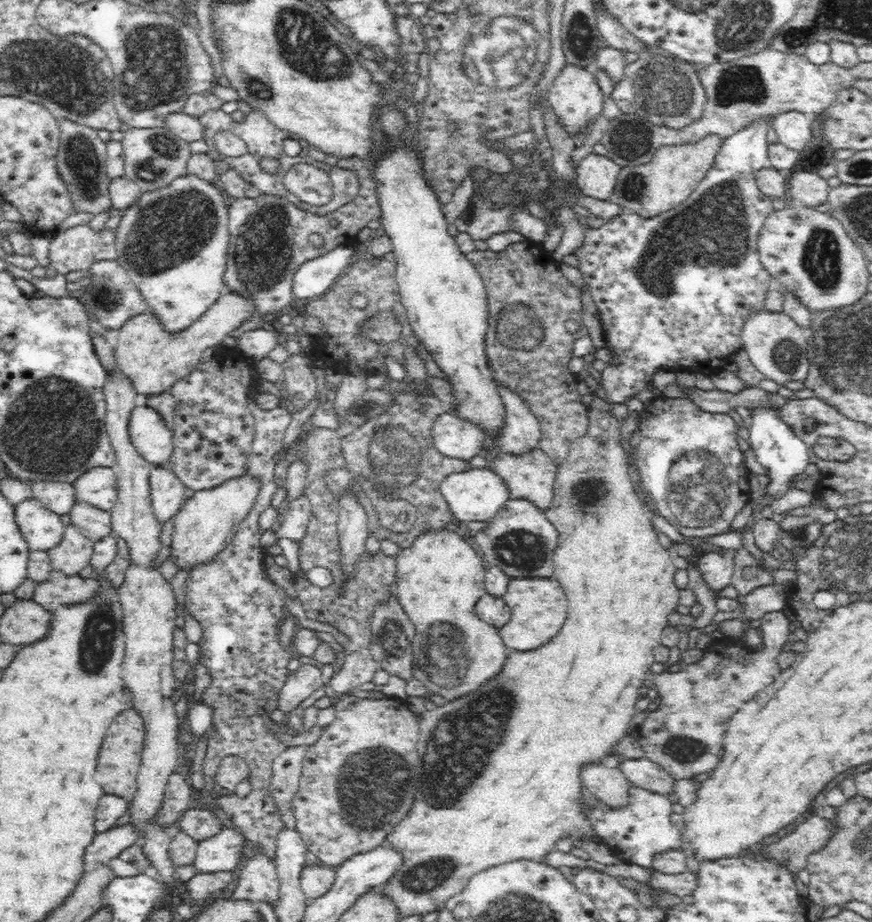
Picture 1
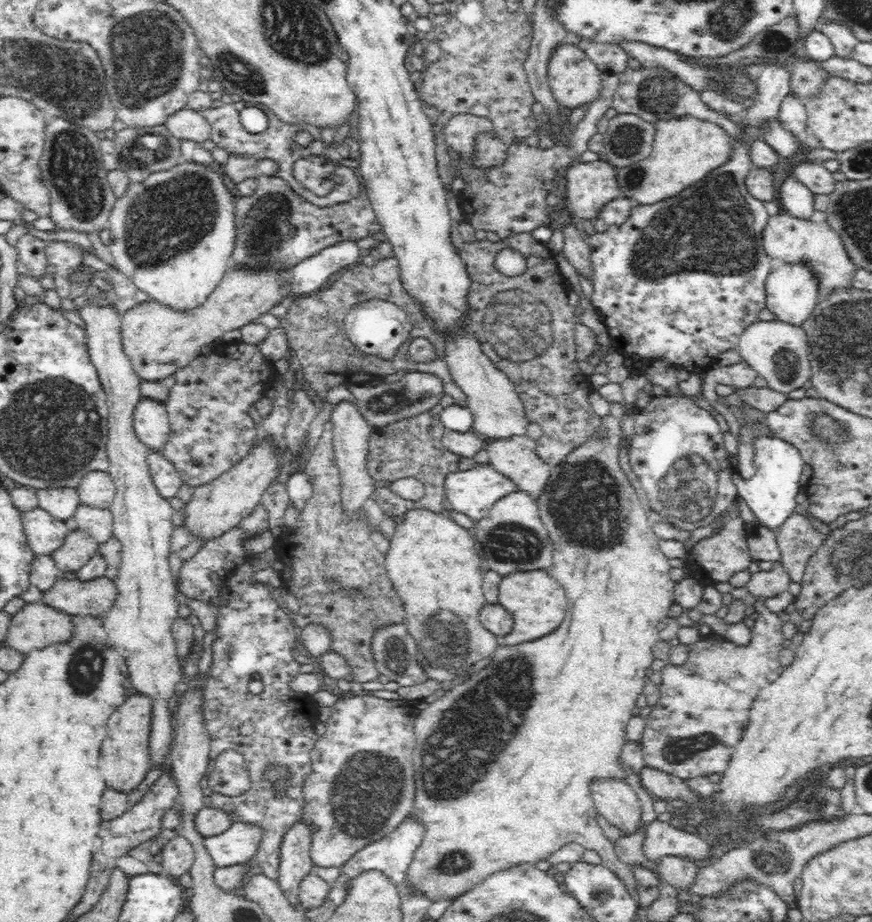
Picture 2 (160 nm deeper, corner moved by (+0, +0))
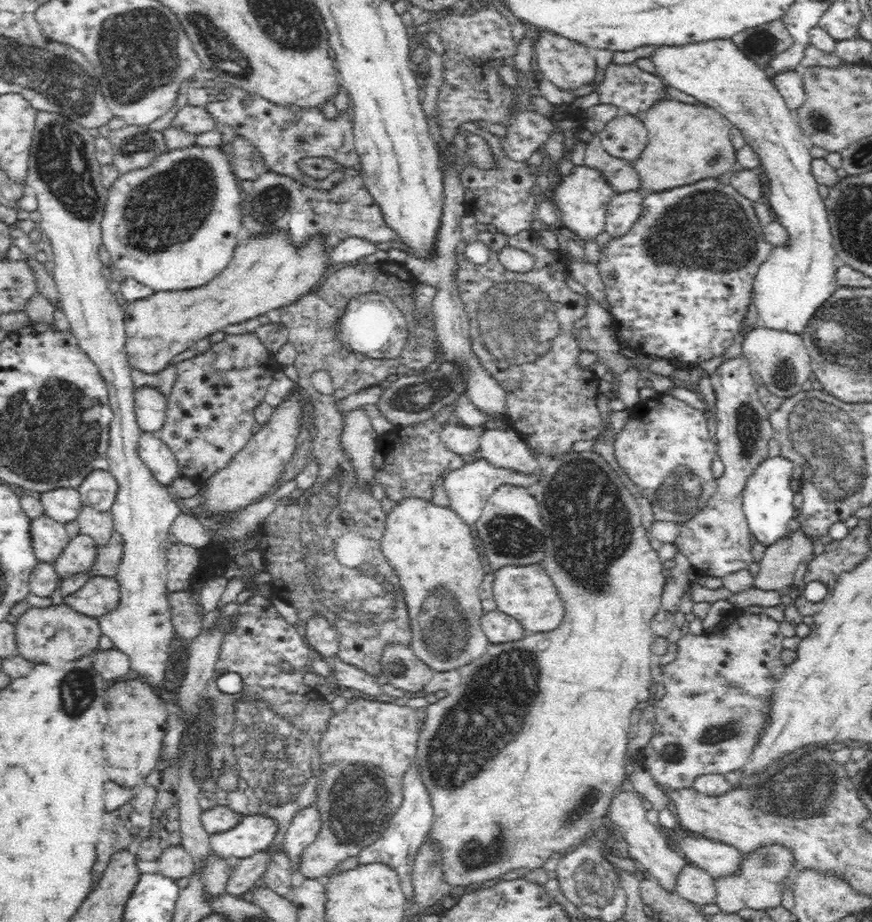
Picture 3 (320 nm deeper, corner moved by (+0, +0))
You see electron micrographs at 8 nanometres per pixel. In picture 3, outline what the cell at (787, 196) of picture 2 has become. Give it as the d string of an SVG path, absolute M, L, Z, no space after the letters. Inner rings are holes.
M732 40L714 41L712 43L697 43L684 47L656 47L649 57L658 72L658 77L666 85L690 95L700 103L716 109L726 117L731 125L736 126L746 144L752 145L761 159L763 172L768 177L770 196L768 203L780 221L790 231L790 244L784 248L773 248L770 256L758 270L754 278L754 306L760 317L761 325L788 332L800 333L809 326L810 320L826 303L829 296L838 288L833 265L835 252L832 246L832 235L827 217L824 199L818 193L818 183L810 171L813 158L810 150L804 145L804 133L798 120L778 94L775 85L768 79L763 67L750 61Z

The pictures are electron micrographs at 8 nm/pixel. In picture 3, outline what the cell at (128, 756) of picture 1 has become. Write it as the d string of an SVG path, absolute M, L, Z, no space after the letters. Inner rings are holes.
M140 679L114 684L114 712L112 722L106 724L104 754L110 762L108 779L130 789L144 784L145 778L154 770L160 759L163 738L167 728L168 713L165 703Z

